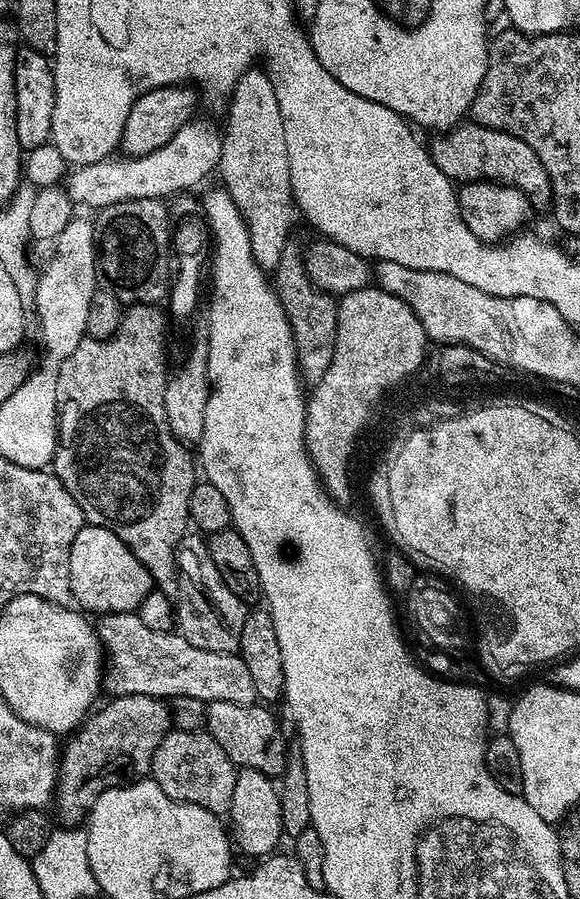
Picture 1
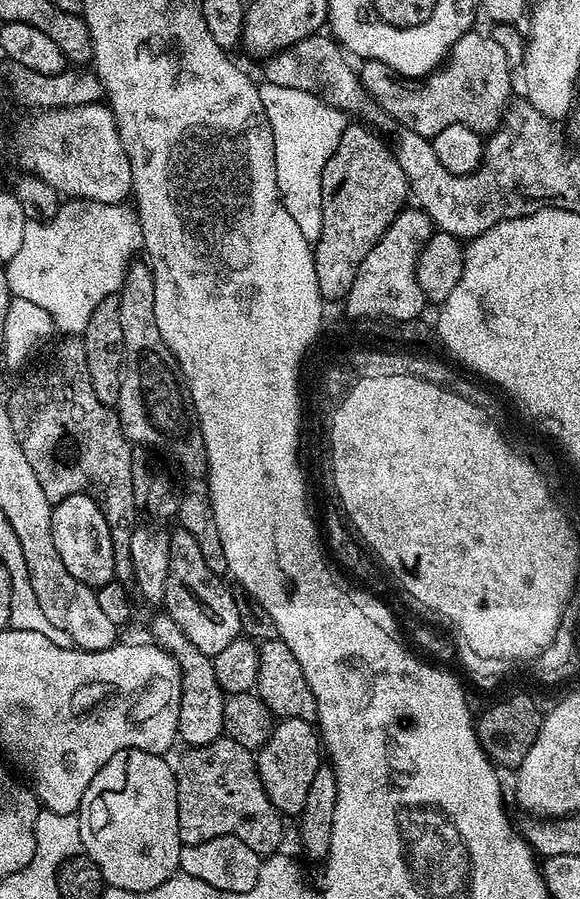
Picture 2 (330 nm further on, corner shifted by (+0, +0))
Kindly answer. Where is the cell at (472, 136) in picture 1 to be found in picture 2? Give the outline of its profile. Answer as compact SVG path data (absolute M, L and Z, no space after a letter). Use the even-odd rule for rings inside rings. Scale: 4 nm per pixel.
M479 30L458 38L448 51L448 59L423 78L401 78L377 60L363 61L358 75L368 95L391 120L425 138L438 135L446 126L470 126L475 132L491 134L513 99L514 76L508 71L506 54L496 39L483 36Z

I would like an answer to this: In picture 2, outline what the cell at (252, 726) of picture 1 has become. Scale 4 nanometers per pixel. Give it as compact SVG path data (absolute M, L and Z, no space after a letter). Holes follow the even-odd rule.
M284 718L273 727L268 741L255 753L256 769L270 802L285 817L299 817L314 774L322 767L322 741L317 729L302 718Z

